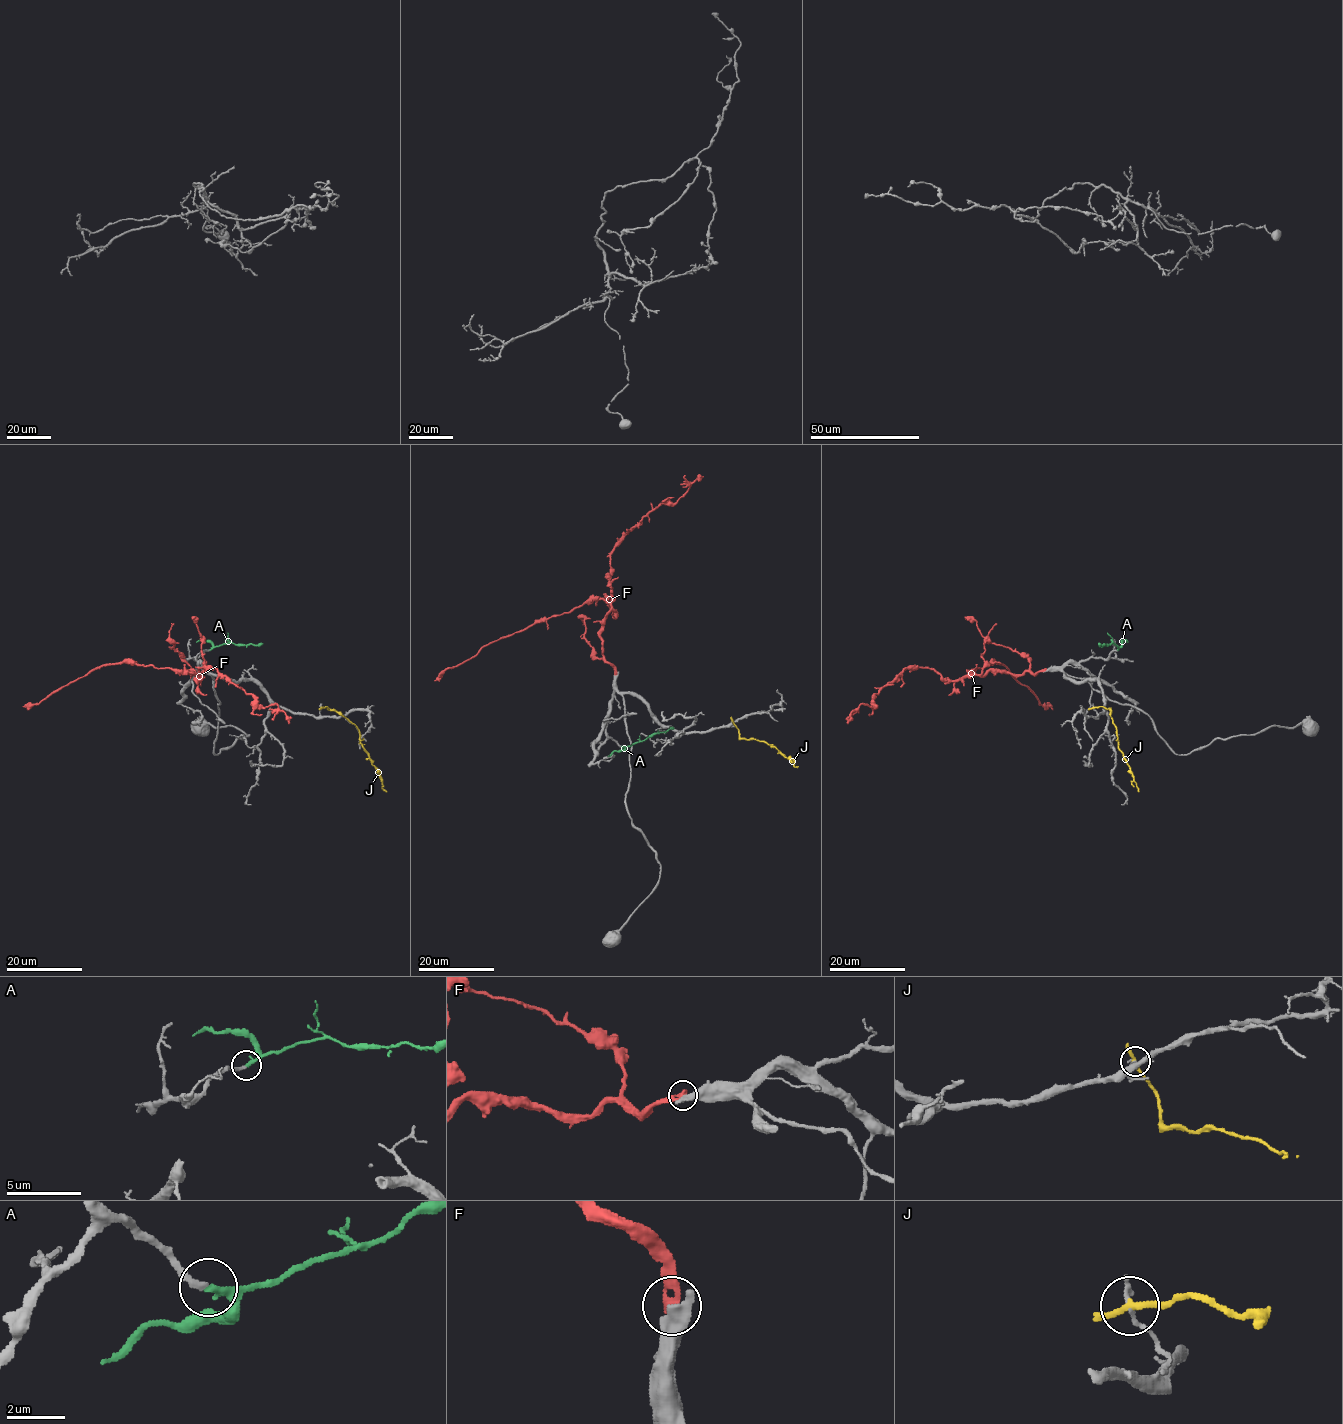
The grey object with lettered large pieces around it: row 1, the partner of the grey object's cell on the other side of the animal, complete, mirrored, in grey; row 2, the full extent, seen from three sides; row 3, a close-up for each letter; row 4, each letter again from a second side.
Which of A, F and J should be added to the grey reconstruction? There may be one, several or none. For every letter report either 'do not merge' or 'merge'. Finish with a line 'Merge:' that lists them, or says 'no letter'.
A: merge
F: do not merge
J: do not merge
Merge: A

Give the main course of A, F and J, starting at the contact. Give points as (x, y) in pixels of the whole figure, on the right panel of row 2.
A: (1117, 650), (1113, 642), (1099, 643)
F: (1045, 670), (1021, 674), (990, 671), (977, 675), (970, 672), (992, 662), (1001, 663), (1038, 703), (1053, 710)
J: (1093, 708), (1104, 707), (1111, 711), (1117, 747), (1137, 791)

